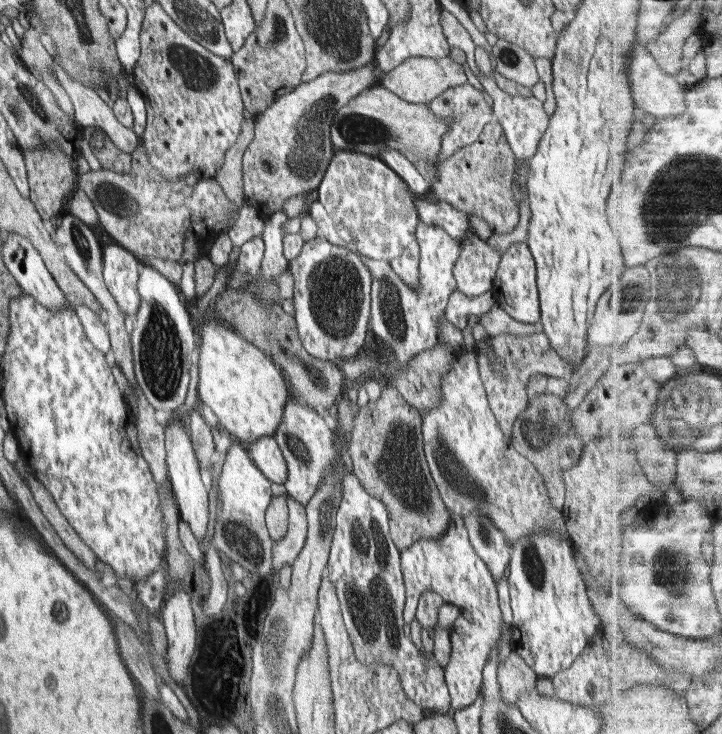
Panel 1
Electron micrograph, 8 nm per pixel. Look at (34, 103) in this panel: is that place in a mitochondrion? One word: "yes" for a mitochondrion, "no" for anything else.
yes

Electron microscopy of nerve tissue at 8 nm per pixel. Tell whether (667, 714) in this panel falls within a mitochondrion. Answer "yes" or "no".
no

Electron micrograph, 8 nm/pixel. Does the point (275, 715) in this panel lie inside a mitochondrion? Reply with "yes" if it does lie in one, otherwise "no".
yes

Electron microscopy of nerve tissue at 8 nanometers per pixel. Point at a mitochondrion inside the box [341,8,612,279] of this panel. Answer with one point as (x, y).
(510, 57)

